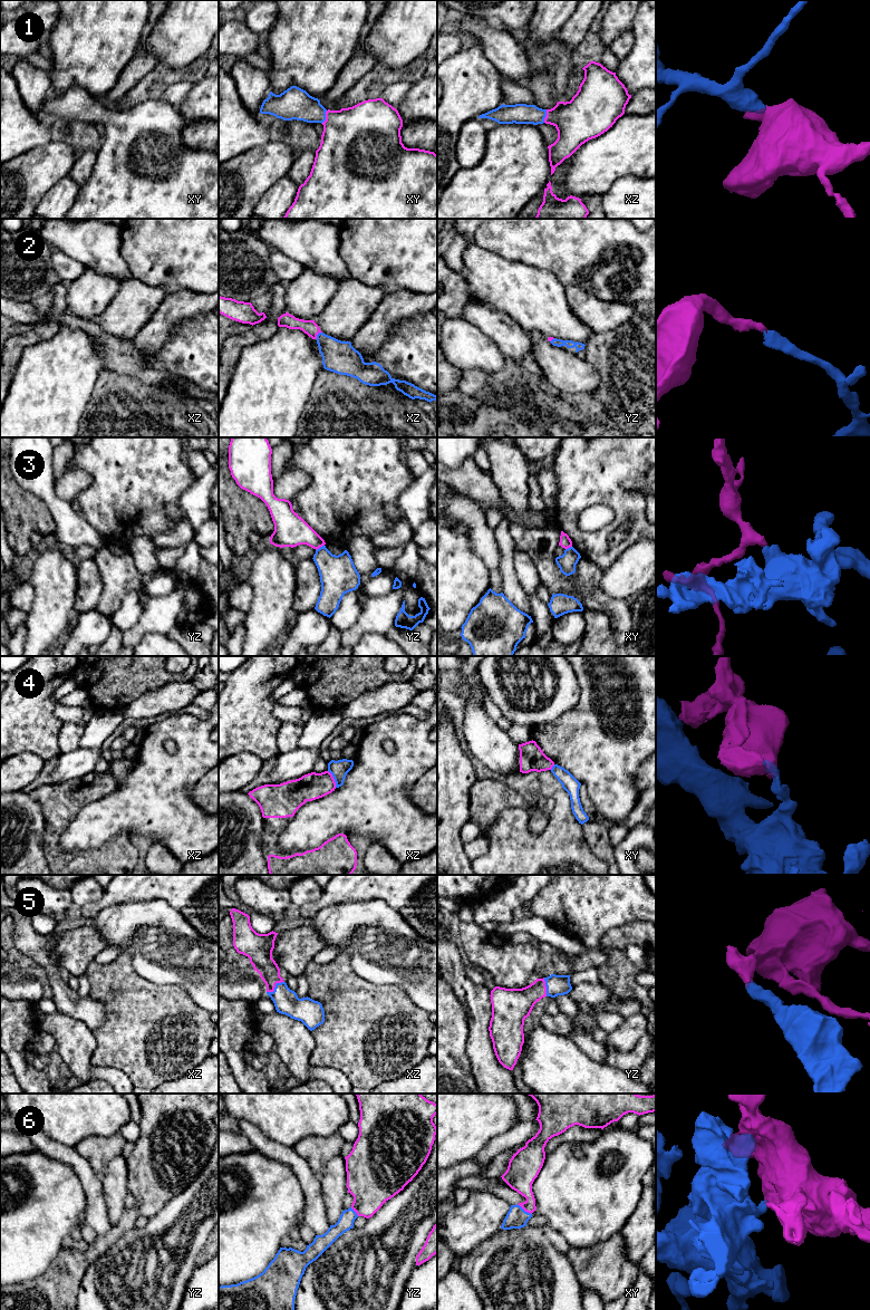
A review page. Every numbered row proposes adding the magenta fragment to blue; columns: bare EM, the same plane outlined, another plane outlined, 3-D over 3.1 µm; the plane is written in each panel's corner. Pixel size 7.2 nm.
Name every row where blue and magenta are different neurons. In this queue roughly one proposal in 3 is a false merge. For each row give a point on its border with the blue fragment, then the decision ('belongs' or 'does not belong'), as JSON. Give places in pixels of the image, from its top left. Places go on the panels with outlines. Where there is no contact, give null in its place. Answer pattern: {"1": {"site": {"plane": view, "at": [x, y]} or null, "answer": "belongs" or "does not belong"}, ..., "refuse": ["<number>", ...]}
{"1": {"site": {"plane": "xy", "at": [325, 117]}, "answer": "belongs"}, "2": {"site": {"plane": "xz", "at": [317, 335]}, "answer": "belongs"}, "3": {"site": {"plane": "yz", "at": [320, 547]}, "answer": "does not belong"}, "4": {"site": {"plane": "xz", "at": [334, 778]}, "answer": "does not belong"}, "5": {"site": {"plane": "xz", "at": [276, 986]}, "answer": "belongs"}, "6": {"site": {"plane": "xy", "at": [523, 1210]}, "answer": "belongs"}, "refuse": ["3", "4"]}

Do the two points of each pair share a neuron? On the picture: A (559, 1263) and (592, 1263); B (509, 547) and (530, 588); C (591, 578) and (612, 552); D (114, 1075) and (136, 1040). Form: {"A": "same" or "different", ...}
{"A": "different", "B": "different", "C": "different", "D": "different"}

